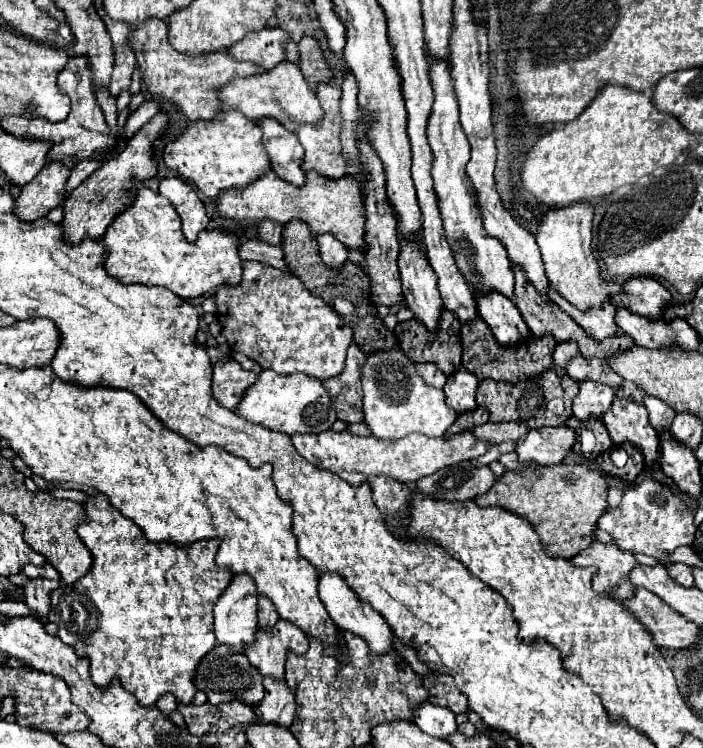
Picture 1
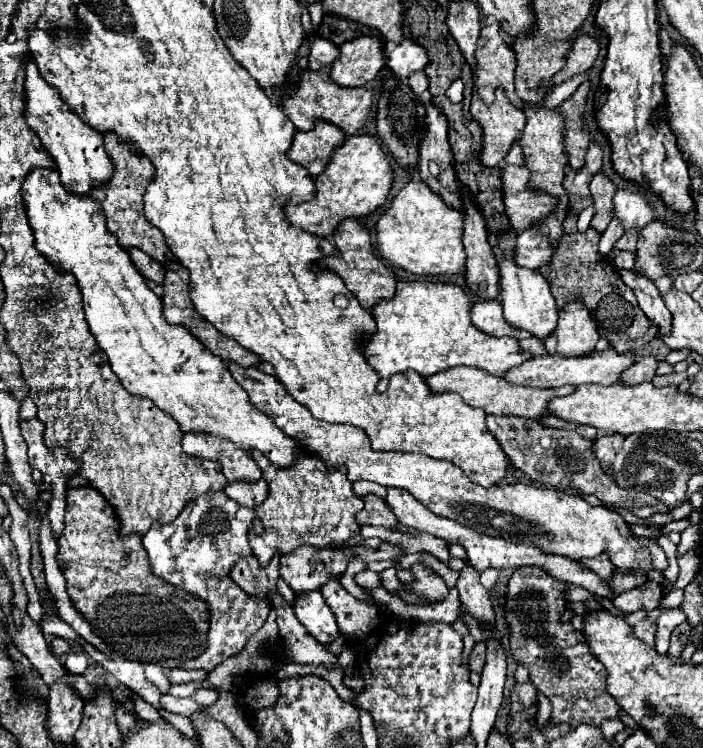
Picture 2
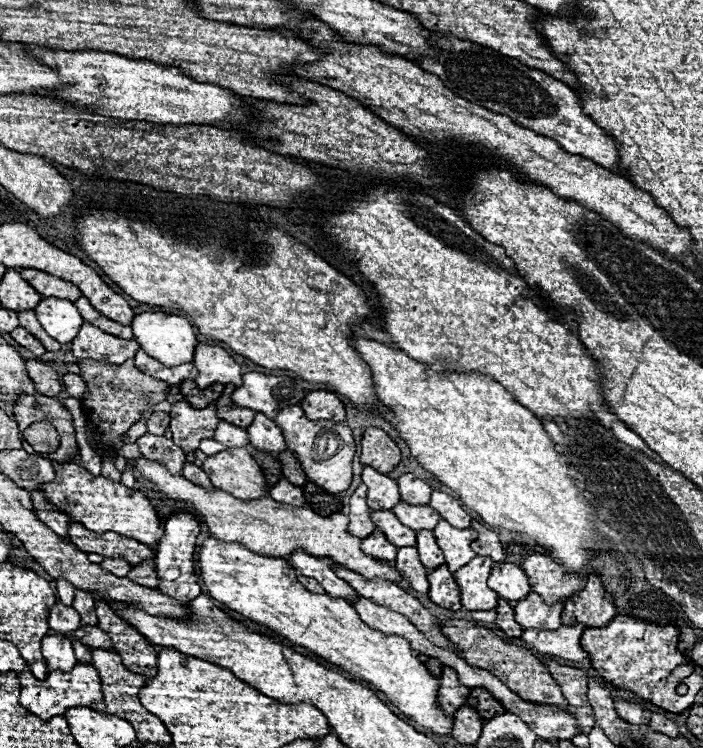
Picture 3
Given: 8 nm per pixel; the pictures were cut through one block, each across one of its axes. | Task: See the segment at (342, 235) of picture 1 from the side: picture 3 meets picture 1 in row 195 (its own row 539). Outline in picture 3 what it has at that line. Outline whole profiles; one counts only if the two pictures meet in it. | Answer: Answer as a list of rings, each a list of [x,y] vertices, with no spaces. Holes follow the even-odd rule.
[[[144,456],[138,460],[128,460],[128,462],[134,466],[134,470],[138,470],[142,474],[142,478],[146,478],[154,486],[158,486],[158,490],[162,494],[166,494],[170,500],[180,500],[180,502],[186,502],[188,506],[194,506],[194,510],[198,512],[202,522],[206,522],[208,530],[224,542],[240,542],[256,554],[274,556],[274,558],[278,558],[278,556],[286,558],[296,548],[302,548],[312,556],[320,556],[320,558],[328,556],[334,562],[346,566],[348,570],[362,574],[364,578],[382,578],[382,580],[390,580],[390,582],[400,582],[400,572],[396,572],[394,566],[390,566],[382,560],[376,560],[372,556],[366,556],[360,550],[362,540],[346,532],[346,526],[348,526],[346,514],[336,512],[332,516],[318,516],[310,508],[280,504],[280,502],[272,500],[270,496],[262,496],[258,500],[238,500],[224,490],[218,490],[218,488],[206,490],[206,488],[190,482],[182,474],[170,474],[164,464],[148,460]]]

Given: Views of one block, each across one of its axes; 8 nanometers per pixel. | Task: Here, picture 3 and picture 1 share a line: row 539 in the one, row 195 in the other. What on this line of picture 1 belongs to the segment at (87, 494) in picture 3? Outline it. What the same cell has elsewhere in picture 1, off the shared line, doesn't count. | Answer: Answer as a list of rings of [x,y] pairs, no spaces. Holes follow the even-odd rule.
[[[136,180],[132,204],[120,212],[100,244],[108,250],[104,254],[104,270],[118,278],[122,284],[148,284],[164,286],[182,298],[196,298],[210,294],[222,284],[238,284],[242,278],[242,266],[238,256],[238,238],[220,229],[206,229],[200,232],[197,241],[190,244],[182,230],[180,218],[172,204],[160,194]]]

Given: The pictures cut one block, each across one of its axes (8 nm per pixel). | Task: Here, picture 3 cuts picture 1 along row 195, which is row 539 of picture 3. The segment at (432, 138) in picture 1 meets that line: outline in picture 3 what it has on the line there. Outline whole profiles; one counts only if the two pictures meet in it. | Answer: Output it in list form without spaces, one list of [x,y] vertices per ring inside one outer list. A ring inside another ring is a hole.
[[[440,520],[432,532],[438,540],[438,546],[442,548],[444,556],[446,556],[446,564],[448,564],[450,572],[460,570],[464,564],[468,564],[468,560],[472,560],[476,556],[470,550],[470,544],[478,536],[472,528],[462,530],[462,528],[450,526],[446,520]]]

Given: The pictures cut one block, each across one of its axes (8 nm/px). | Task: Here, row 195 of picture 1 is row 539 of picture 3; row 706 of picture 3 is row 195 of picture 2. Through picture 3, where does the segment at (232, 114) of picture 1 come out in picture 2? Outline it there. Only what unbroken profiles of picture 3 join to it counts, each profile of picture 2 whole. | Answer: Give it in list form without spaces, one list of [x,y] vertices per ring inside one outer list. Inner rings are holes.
[[[424,182],[406,184],[392,206],[380,216],[378,252],[386,262],[416,276],[454,276],[464,274],[466,254],[462,248],[462,212],[446,206]]]

